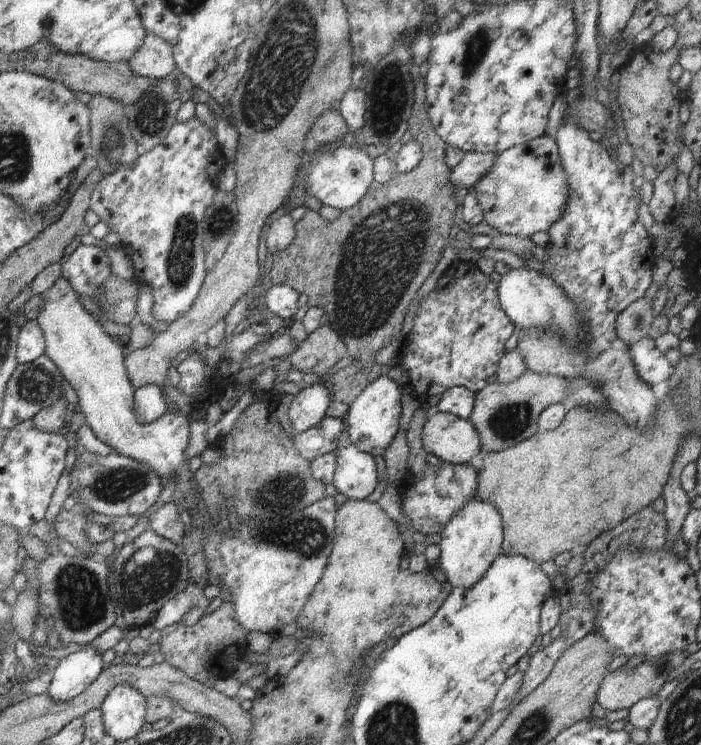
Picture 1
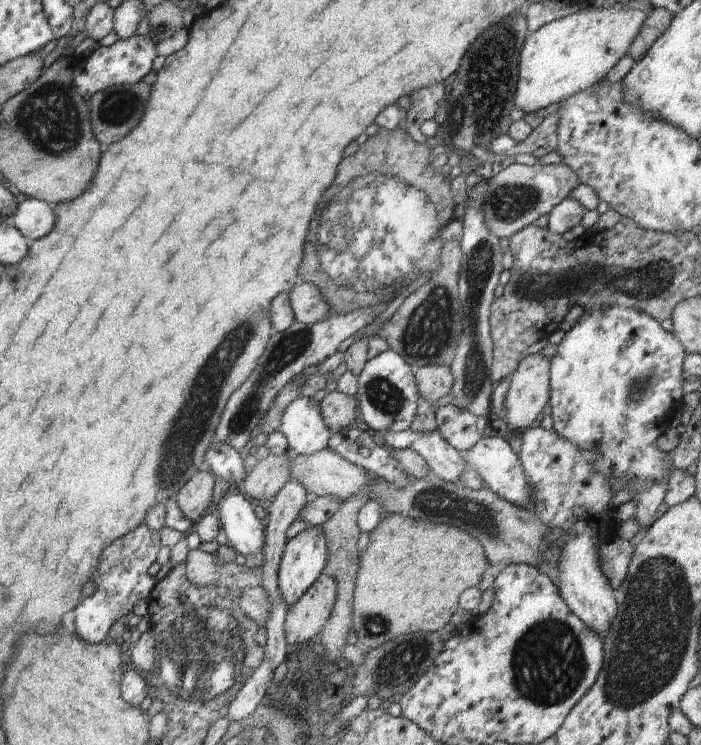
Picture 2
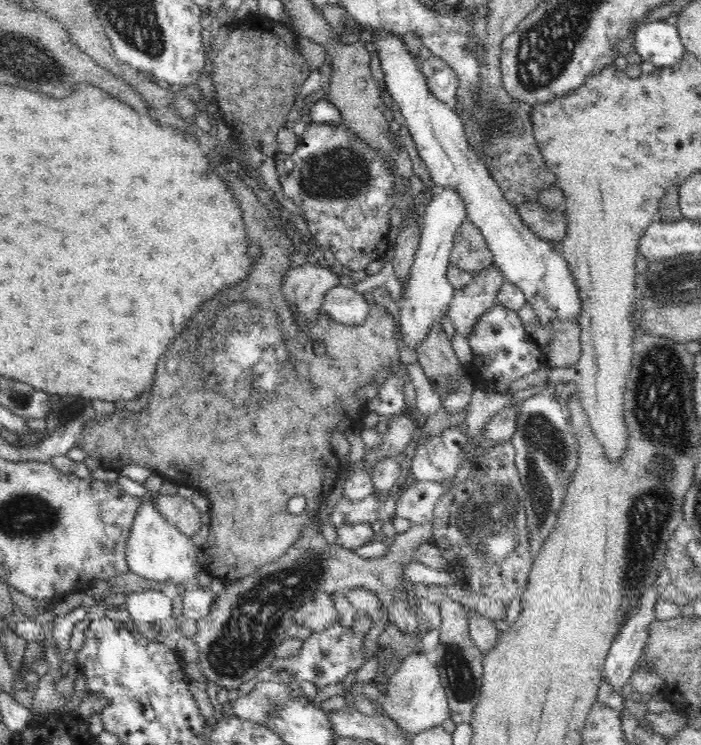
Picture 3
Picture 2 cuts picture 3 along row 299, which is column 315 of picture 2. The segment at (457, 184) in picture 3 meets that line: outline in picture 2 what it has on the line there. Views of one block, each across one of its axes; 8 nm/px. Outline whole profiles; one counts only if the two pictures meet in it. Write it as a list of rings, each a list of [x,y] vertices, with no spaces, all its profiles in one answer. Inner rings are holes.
[[[321,526],[309,527],[291,540],[286,541],[279,564],[278,588],[280,588],[280,594],[282,594],[288,608],[296,600],[300,600],[304,593],[320,578],[326,568],[327,558],[328,545]]]

